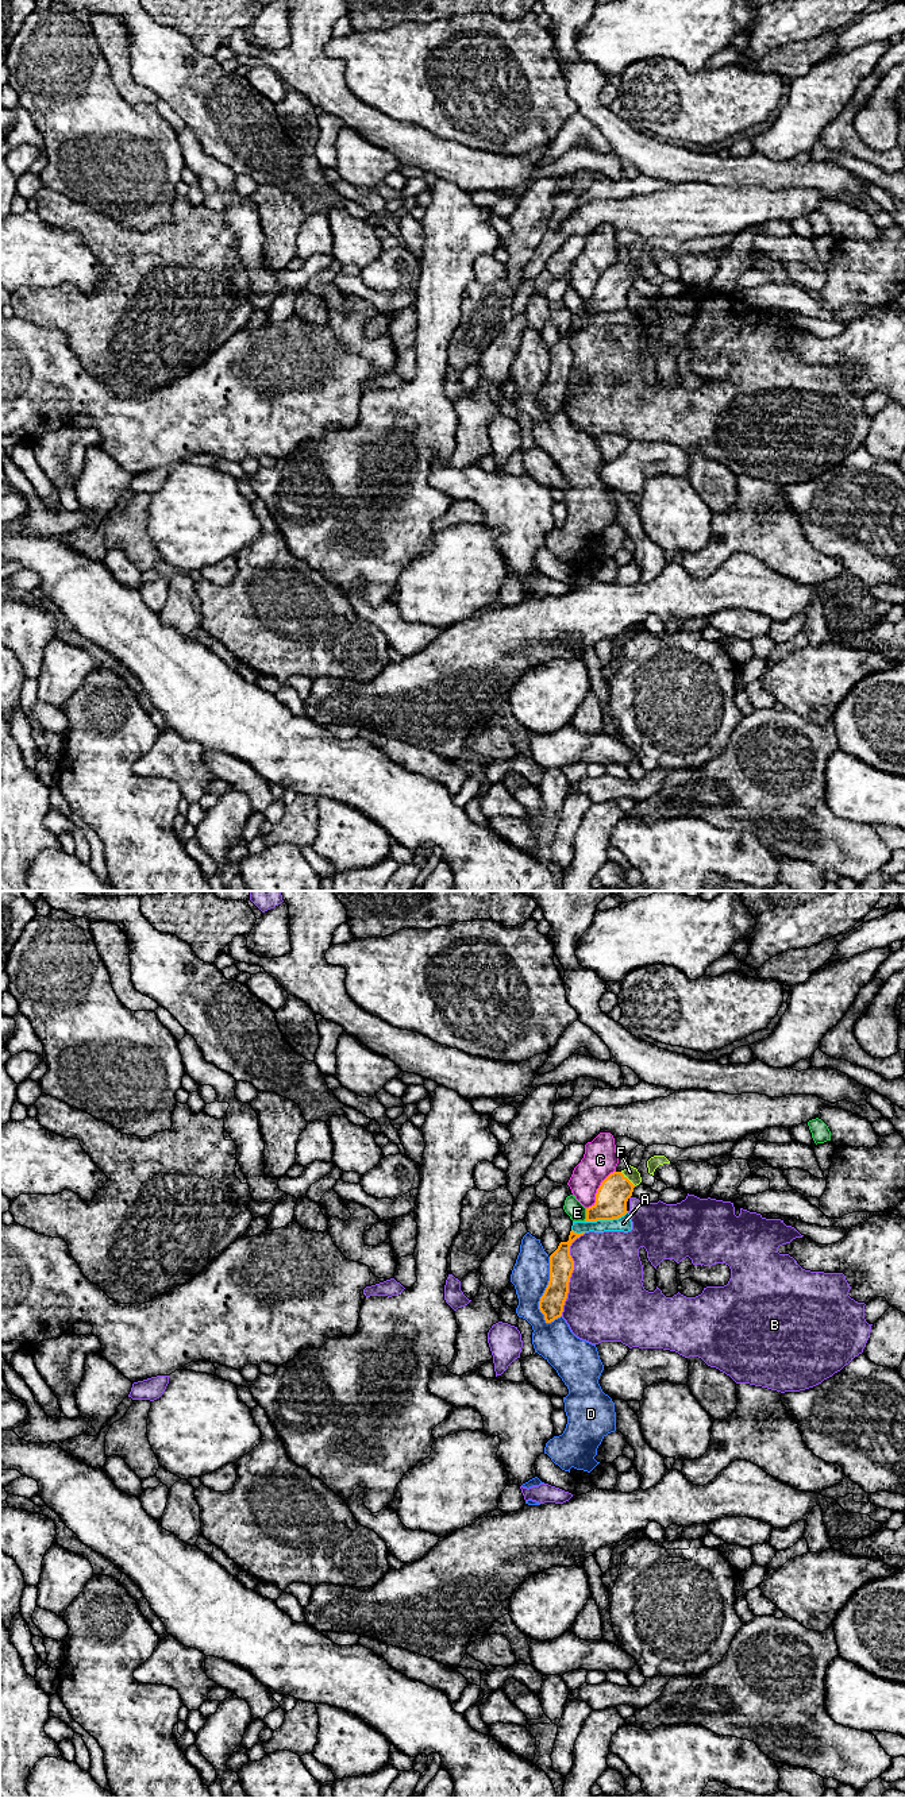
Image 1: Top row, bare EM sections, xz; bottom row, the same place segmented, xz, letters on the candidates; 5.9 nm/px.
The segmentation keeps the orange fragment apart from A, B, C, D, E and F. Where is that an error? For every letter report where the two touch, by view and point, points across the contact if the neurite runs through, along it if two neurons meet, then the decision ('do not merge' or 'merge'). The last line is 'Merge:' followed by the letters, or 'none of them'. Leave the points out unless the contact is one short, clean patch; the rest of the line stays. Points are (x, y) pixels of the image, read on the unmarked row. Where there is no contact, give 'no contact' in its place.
A: xz (605, 312) | along xz (627, 304), (617, 311), (585, 315) | do not merge
B: xz (572, 365) | do not merge
C: xz (597, 282) | along xz (615, 263), (601, 276), (596, 293), (586, 301) | do not merge
D: xz (545, 384) | do not merge
E: xz (586, 308) | along xz (586, 301), (584, 313) | do not merge
F: xz (627, 271) | across xz (611, 292), (613, 285), (627, 271), (630, 265) | merge
Merge: F

